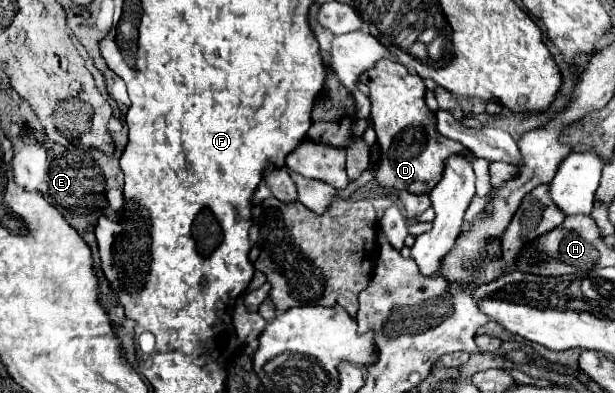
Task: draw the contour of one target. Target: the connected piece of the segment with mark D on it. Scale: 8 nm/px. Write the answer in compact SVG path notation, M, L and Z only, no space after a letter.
M380 61L376 67L362 73L360 81L370 87L374 131L382 149L378 163L370 163L368 167L374 171L374 181L378 185L390 187L394 191L408 191L412 195L428 195L442 179L444 161L450 155L470 157L462 145L438 133L436 117L424 103L424 83L404 65L394 61Z

